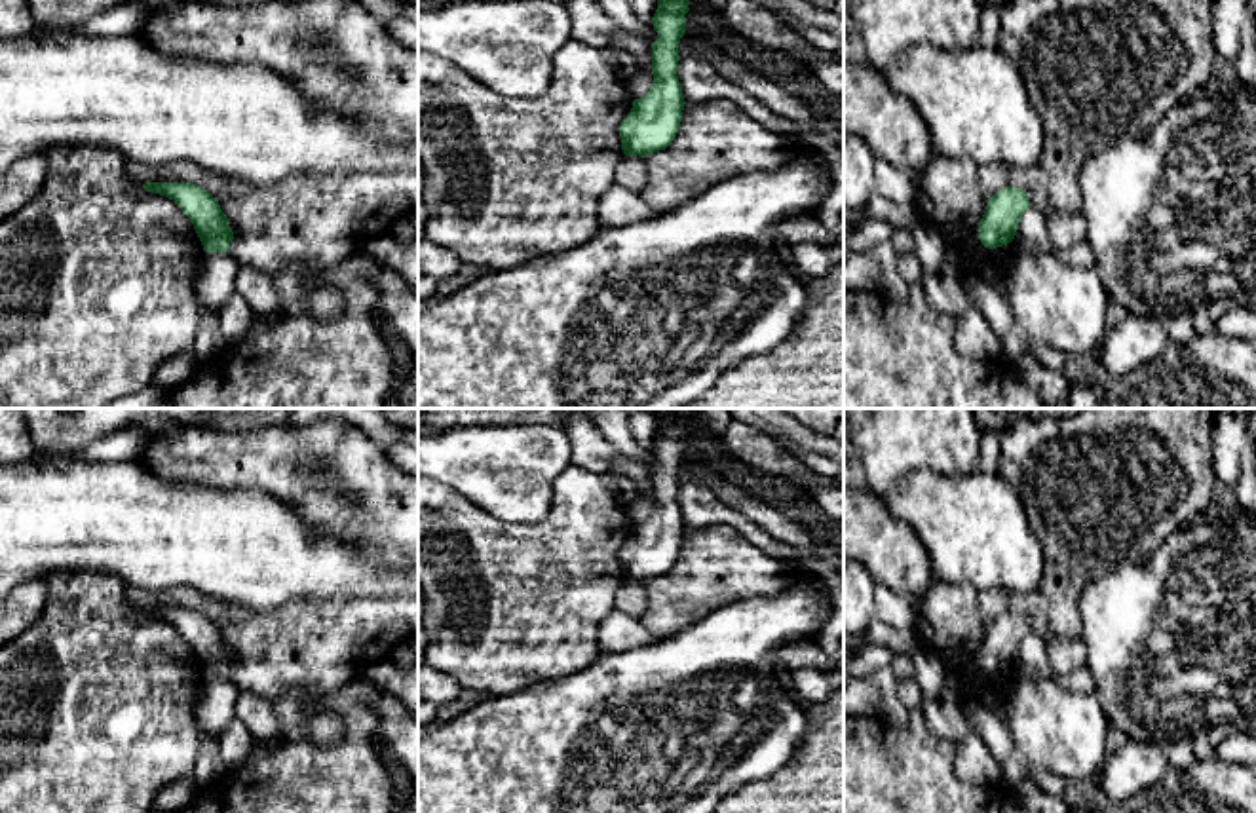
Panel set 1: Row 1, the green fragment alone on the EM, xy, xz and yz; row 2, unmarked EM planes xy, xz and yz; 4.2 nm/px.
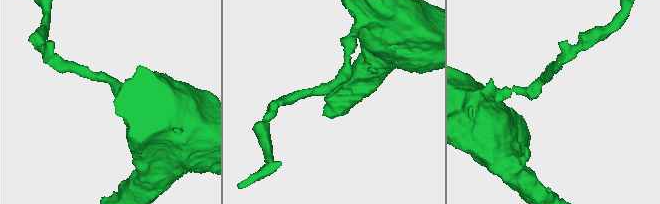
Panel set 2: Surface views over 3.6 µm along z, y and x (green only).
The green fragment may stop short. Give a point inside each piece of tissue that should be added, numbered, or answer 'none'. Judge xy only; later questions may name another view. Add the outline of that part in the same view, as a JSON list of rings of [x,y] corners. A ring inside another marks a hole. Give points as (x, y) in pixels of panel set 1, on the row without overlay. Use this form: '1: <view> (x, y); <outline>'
none

